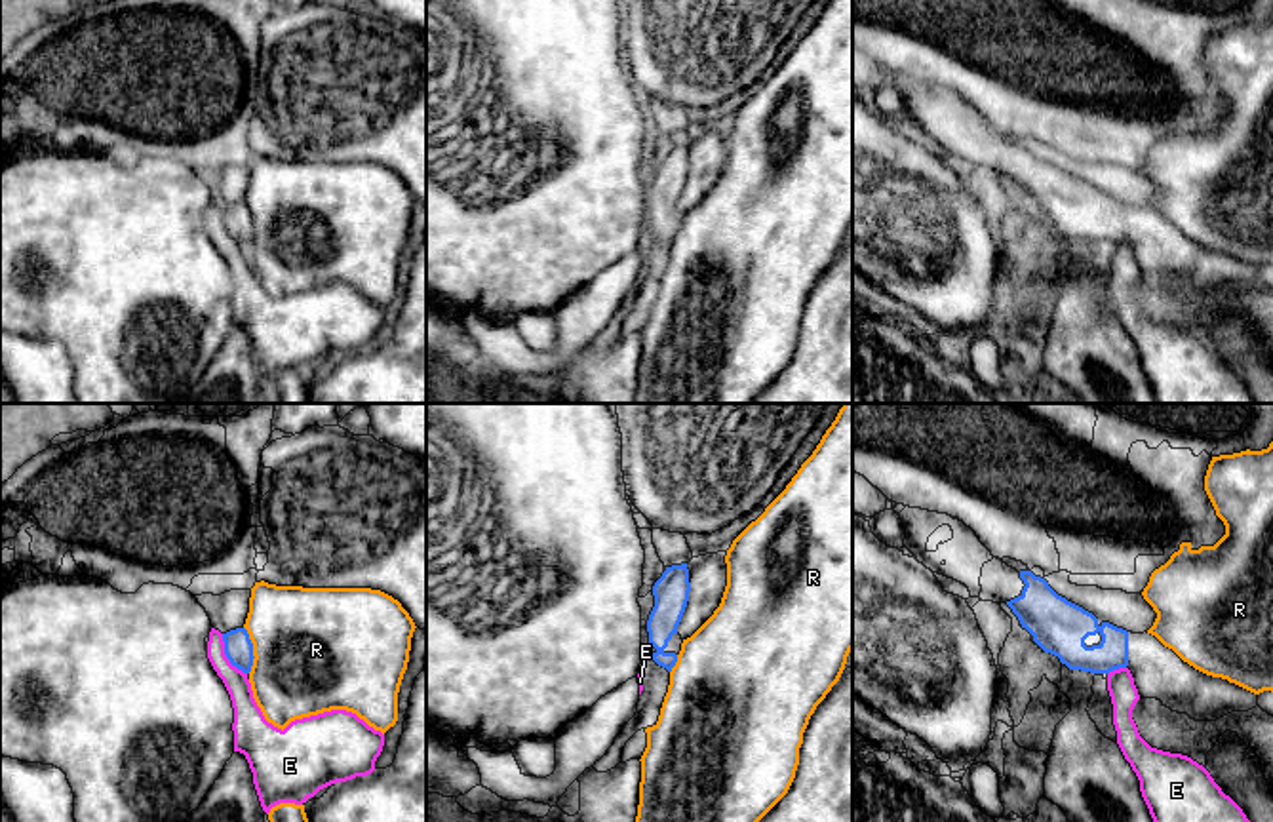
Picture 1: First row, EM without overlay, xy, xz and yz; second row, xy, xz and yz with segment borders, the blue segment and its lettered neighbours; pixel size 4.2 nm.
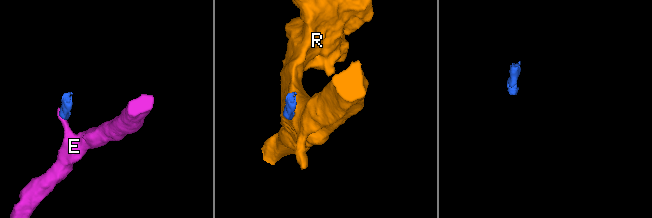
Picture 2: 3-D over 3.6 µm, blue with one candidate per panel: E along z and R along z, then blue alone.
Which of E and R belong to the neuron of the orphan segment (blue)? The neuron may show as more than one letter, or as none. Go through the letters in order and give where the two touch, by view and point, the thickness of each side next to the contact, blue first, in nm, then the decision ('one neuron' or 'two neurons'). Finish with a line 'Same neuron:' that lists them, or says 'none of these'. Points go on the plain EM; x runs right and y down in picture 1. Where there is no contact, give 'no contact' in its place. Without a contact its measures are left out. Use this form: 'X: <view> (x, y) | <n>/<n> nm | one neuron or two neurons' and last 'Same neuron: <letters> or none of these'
E: xy (227, 231) | 120/110 nm | two neurons
R: xy (252, 223) | 120/480 nm | two neurons
Same neuron: none of these

